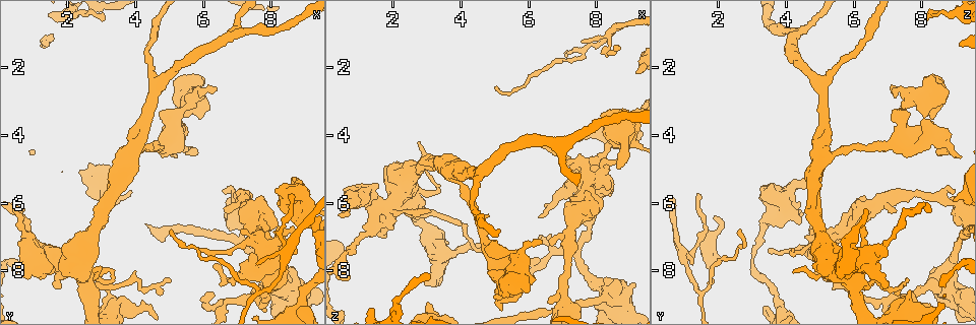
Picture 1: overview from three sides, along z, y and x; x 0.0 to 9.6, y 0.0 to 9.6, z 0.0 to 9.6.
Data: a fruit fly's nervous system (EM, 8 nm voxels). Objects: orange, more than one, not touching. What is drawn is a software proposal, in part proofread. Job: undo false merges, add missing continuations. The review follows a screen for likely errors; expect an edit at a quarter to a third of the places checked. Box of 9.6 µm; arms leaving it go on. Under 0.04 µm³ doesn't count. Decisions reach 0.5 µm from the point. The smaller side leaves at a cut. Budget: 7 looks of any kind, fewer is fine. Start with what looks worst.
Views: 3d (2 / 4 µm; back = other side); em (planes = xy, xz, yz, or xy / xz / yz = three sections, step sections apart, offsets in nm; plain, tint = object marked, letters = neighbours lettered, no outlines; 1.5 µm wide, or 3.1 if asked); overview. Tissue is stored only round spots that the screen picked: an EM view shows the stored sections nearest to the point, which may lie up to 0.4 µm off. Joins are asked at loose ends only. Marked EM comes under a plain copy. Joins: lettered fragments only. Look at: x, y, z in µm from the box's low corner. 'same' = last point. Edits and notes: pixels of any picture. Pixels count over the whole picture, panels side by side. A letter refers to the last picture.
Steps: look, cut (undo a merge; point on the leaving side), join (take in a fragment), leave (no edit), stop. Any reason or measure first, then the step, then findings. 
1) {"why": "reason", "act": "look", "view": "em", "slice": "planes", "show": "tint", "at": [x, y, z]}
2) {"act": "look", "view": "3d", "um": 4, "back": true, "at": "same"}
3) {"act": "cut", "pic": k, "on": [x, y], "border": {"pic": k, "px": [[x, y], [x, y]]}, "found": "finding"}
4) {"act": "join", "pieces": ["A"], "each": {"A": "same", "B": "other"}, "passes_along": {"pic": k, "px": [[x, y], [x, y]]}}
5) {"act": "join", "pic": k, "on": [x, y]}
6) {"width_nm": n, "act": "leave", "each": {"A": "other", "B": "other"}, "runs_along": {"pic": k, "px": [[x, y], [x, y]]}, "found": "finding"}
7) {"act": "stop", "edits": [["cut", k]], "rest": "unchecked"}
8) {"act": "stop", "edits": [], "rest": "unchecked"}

{"why": "abrupt turn", "act": "look", "view": "em", "slice": "planes", "show": "tint", "at": [7.70, 8.65, 1.50]}

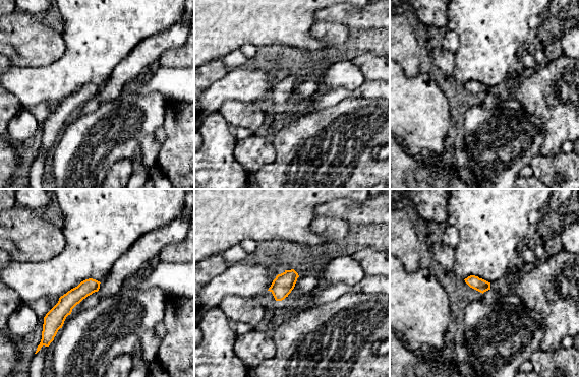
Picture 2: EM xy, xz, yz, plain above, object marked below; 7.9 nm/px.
{"act": "look", "view": "em", "slice": "planes", "show": "letters", "at": "same"}

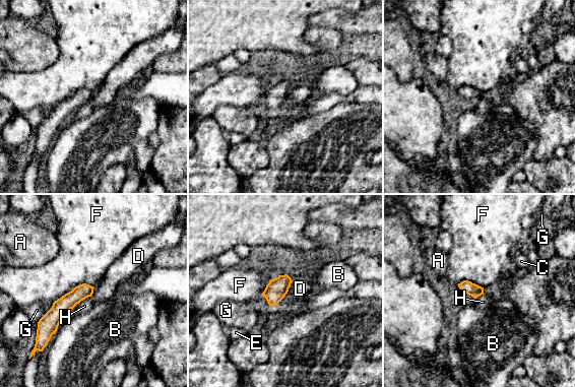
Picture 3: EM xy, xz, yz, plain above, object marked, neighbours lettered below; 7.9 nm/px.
{"longest_contact_nm": ["F", 360], "act": "leave", "each": {"A": "other", "B": "other", "C": "other", "D": "other", "E": "other", "F": "other", "G": "other", "H": "other"}, "runs_along": {"pic": 3, "px": [[90, 288], [72, 298], [41, 326]]}, "found": "all the same neuron"}

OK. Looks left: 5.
{"why": "thick turns thin", "act": "look", "view": "3d", "um": 4, "at": [3.95, 4.60, 5.20]}

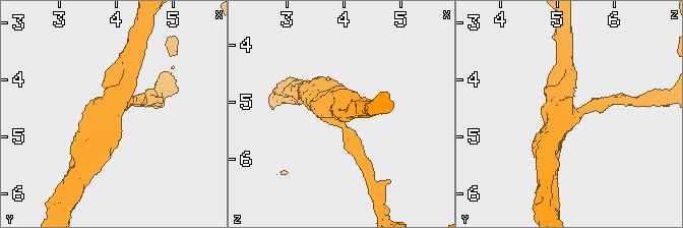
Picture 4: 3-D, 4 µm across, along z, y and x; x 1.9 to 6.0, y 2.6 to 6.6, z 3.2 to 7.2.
{"arms": 3, "arm_widths_nm": [200, 300, 380], "why": "shape alone is not enough", "act": "look", "view": "em", "slice": "xy", "step": 8, "show": "tint", "at": [3.90, 4.60, 5.25]}

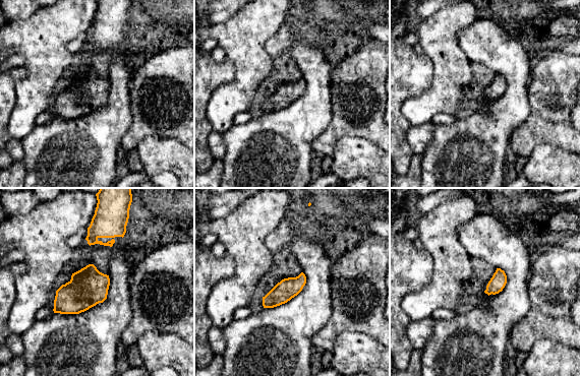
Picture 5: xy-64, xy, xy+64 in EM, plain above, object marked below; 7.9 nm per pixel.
{"act": "look", "view": "em", "slice": "planes", "show": "letters", "at": "same"}

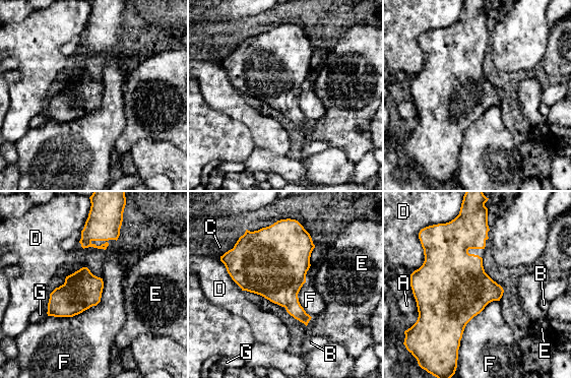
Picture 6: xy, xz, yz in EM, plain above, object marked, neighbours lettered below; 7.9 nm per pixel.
{"width_nm": 300, "act": "leave", "each": {"A": "other", "B": "other", "C": "other", "D": "other", "E": "other", "F": "other", "G": "other"}, "found": "continuous, no second neuron"}

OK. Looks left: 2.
{"act": "look", "view": "3d", "um": 2, "back": true, "at": [6.45, 2.60, 7.10]}

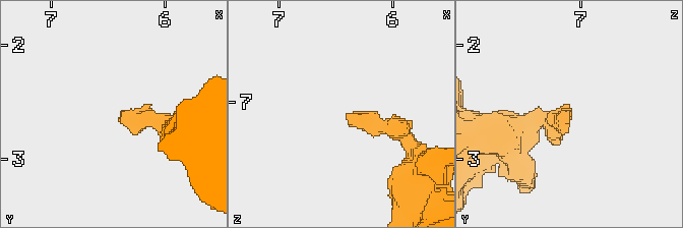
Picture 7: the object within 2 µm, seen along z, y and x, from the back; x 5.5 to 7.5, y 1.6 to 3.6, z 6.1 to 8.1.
{"act": "look", "view": "em", "slice": "planes", "show": "letters", "at": [6.42, 2.66, 7.12]}

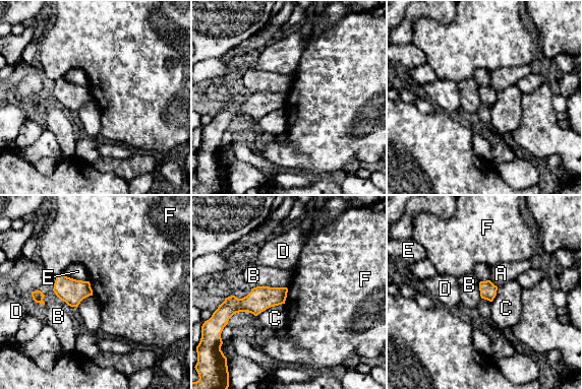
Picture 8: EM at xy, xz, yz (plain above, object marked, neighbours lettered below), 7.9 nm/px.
{"act": "leave", "each": {"A": "other", "B": "other", "C": "other", "D": "other", "E": "other", "F": "other"}, "border": {"pic": 8, "px": [[287, 287], [287, 297], [284, 303]]}, "found": "no lettered fragment goes on from it"}

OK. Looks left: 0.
{"act": "stop", "edits": [], "rest": "unchecked"}

